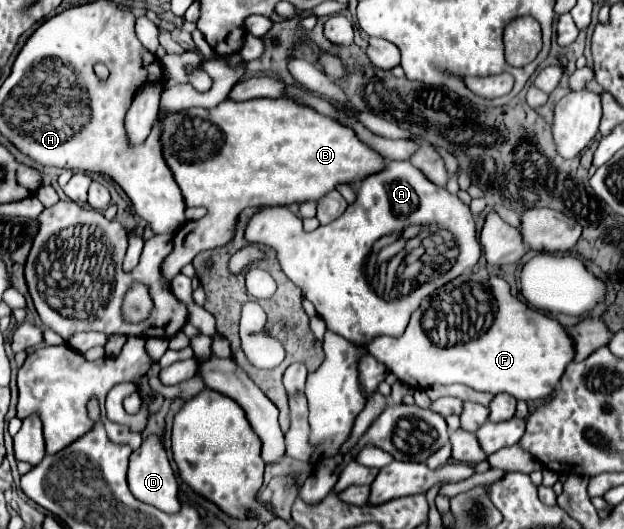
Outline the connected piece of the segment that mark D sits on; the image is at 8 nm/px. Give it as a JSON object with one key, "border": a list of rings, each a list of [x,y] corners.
{"border":[[[150,435],[148,439],[144,439],[140,449],[130,455],[128,487],[130,487],[132,495],[136,499],[140,499],[142,503],[148,503],[164,513],[178,513],[180,511],[182,501],[180,501],[180,491],[178,491],[178,479],[170,467],[170,461],[168,461],[168,455],[166,455],[166,449],[164,449],[160,437]]]}

